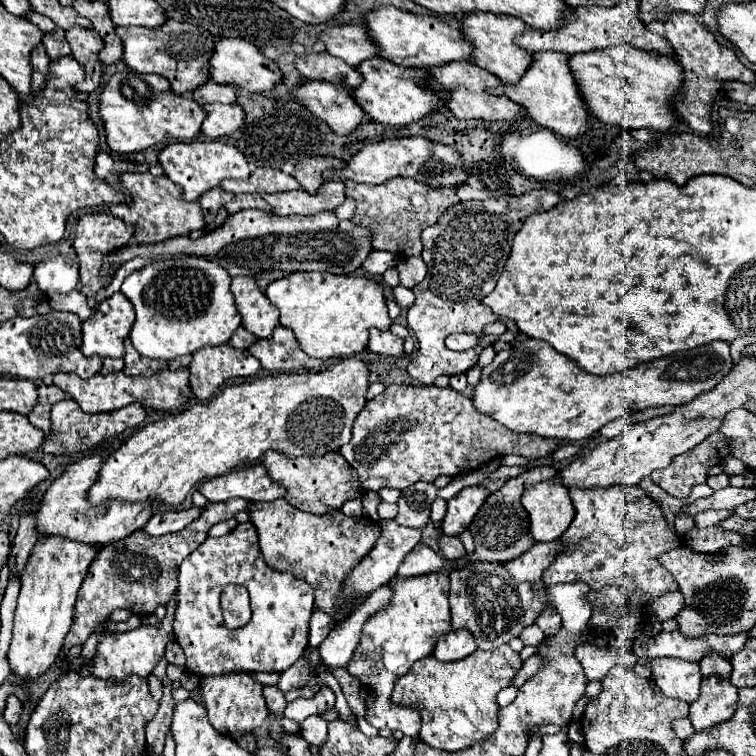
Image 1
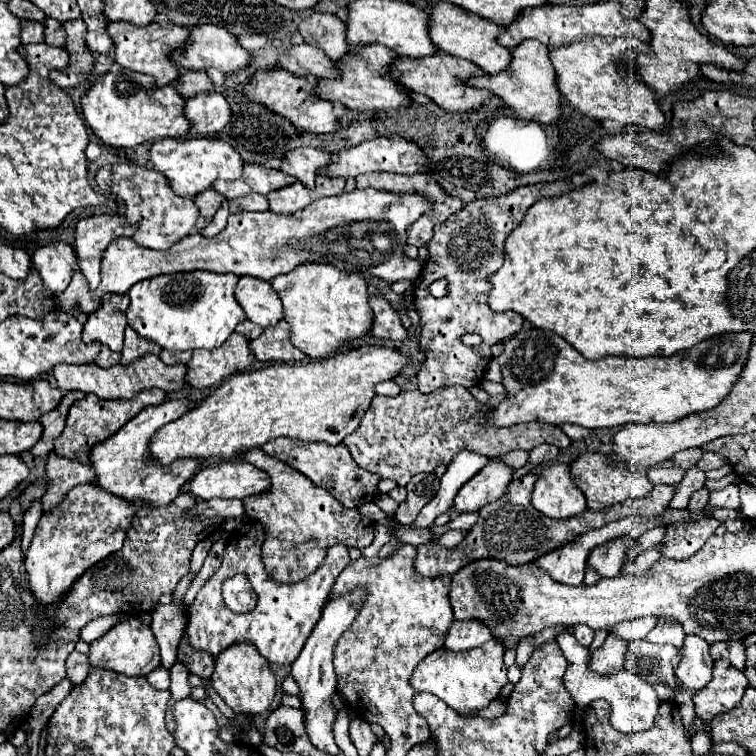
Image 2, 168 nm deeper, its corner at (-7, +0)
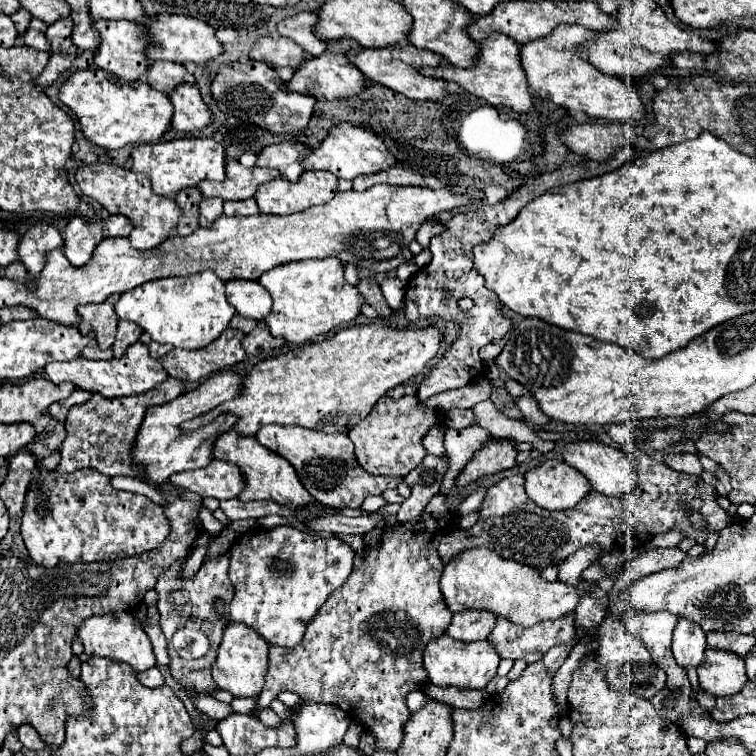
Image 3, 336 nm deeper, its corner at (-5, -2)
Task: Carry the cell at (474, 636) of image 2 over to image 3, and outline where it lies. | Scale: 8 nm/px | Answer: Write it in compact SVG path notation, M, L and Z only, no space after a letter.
M460 611L452 617L452 623L446 629L446 633L462 641L486 639L494 623L496 623L496 613L492 611Z

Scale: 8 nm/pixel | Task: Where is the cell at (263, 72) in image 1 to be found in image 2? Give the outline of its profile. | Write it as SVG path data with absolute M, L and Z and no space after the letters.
M202 25L190 31L190 45L186 53L178 57L182 69L206 71L218 69L222 73L236 73L252 63L252 53L248 53L230 31L216 25Z

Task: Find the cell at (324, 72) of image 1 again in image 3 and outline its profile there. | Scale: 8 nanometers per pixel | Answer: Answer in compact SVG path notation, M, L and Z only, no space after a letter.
M260 37L250 49L250 59L268 63L270 67L296 69L304 59L308 59L308 53L304 53L304 49L296 47L296 43L292 43L292 39Z

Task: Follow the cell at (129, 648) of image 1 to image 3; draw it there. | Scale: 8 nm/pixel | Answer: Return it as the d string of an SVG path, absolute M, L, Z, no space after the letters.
M128 611L120 613L108 613L108 615L96 615L90 619L84 619L82 625L78 627L78 637L84 643L84 651L92 657L106 657L106 659L116 659L128 663L136 673L146 671L154 667L156 659L152 653L152 645L148 635L144 633L142 625L136 621L136 617Z

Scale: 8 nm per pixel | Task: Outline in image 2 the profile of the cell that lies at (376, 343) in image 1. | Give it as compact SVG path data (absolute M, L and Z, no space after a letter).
M370 297L370 307L374 311L372 335L382 341L402 341L406 339L406 329L402 327L400 315L390 307L384 297Z

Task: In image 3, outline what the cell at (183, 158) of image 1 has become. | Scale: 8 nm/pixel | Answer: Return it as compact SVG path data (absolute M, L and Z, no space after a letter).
M186 137L186 139L172 139L172 141L158 141L148 145L134 145L132 153L132 171L144 173L156 195L174 197L176 191L186 187L196 187L200 181L220 181L224 179L224 149L210 137Z

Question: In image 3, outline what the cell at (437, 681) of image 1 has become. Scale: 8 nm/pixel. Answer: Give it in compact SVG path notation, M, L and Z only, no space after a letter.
M444 633L432 639L424 649L424 669L428 671L428 679L440 687L456 685L456 687L468 687L468 689L484 689L486 683L496 675L498 663L500 663L500 657L492 647L492 643L486 639L466 643L466 641L452 639L450 635Z

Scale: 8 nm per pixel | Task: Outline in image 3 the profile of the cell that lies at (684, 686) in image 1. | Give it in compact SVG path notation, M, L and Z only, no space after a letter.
M678 617L678 623L672 633L672 653L676 663L682 667L698 667L706 649L706 633L696 621Z

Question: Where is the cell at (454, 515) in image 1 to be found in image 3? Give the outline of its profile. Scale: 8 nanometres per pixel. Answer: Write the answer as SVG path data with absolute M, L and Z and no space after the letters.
M490 437L488 443L484 443L482 449L476 451L472 455L472 459L466 463L466 467L458 473L456 483L468 485L490 473L512 469L516 465L516 455L518 455L518 451L512 445L512 439Z

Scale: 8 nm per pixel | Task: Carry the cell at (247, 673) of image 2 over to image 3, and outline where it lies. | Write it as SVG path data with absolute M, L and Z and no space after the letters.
M228 623L224 629L218 657L212 665L212 679L218 689L230 691L234 697L260 695L264 687L264 675L268 669L268 643L252 629L240 623Z

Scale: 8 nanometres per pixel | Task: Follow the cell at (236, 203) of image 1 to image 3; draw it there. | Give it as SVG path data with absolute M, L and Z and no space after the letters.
M244 199L244 201L224 201L224 213L226 215L256 215L260 211L254 199Z

